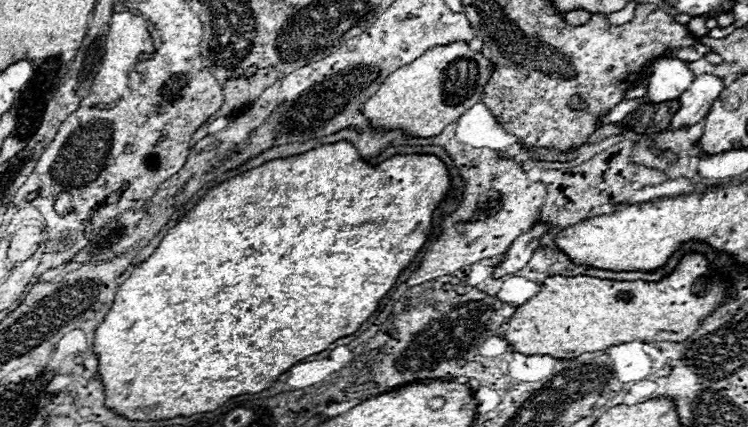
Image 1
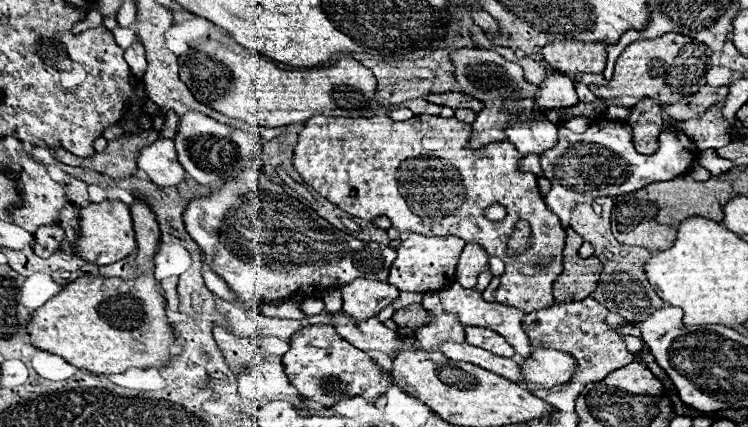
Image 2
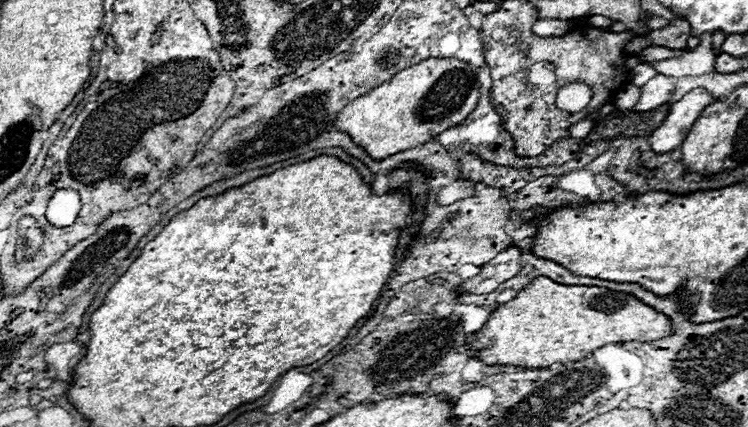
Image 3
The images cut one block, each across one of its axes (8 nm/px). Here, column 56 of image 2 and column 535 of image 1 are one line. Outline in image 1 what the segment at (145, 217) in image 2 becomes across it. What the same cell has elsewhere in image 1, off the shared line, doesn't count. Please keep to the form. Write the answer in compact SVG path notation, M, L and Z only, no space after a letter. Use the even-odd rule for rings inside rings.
M686 254L676 270L654 284L634 280L598 280L588 276L552 276L542 290L510 316L504 340L526 356L578 358L586 352L604 352L620 342L684 342L700 322L726 298L730 282L714 272L704 254Z

